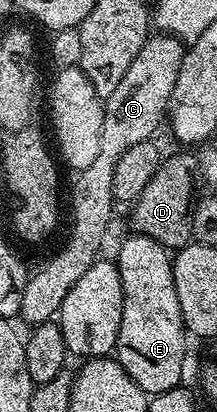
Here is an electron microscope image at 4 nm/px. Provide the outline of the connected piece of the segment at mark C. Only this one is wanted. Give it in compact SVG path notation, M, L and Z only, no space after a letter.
M150 35L143 49L139 50L134 61L127 68L126 74L123 74L122 81L105 98L102 134L99 138L99 154L96 155L95 162L92 162L91 166L73 176L75 177L73 180L73 229L69 232L69 241L54 254L50 264L43 265L38 272L34 271L30 275L27 290L23 290L20 319L26 320L29 326L50 323L60 313L63 298L67 298L67 290L71 290L71 286L75 286L75 282L79 282L79 278L83 278L83 273L102 255L101 243L104 242L105 235L109 232L109 223L113 220L113 207L115 207L113 199L115 166L119 162L119 158L123 158L123 154L127 154L127 150L131 150L131 146L144 140L152 141L156 137L157 127L160 124L162 127L169 111L171 94L175 90L175 78L179 78L179 66L183 62L186 51L186 45L175 36Z

